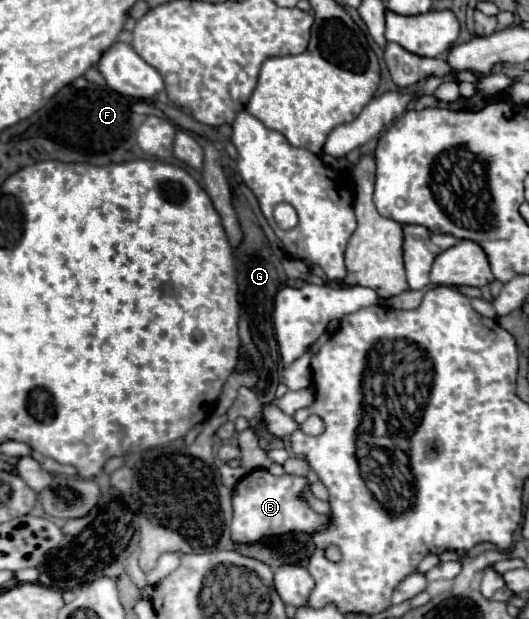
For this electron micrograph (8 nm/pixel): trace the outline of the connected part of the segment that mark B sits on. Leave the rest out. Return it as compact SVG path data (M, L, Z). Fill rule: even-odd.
M267 470L249 472L235 488L233 488L233 524L231 524L231 540L235 544L249 544L263 536L275 536L285 532L315 532L327 526L327 516L317 514L309 508L305 500L305 486L309 486L307 478L301 476L273 476Z

